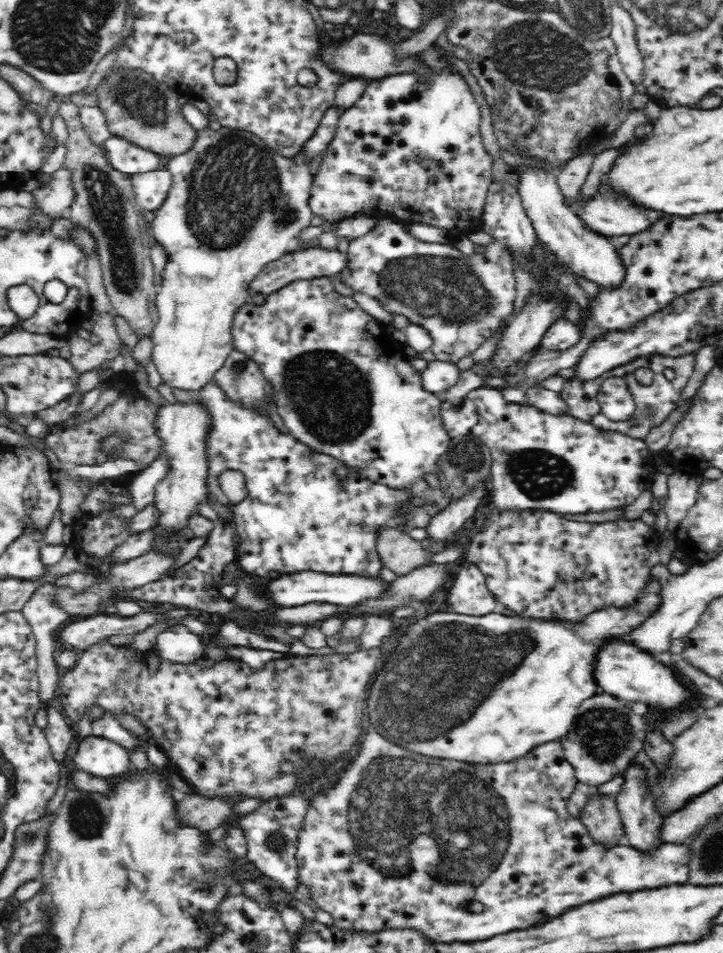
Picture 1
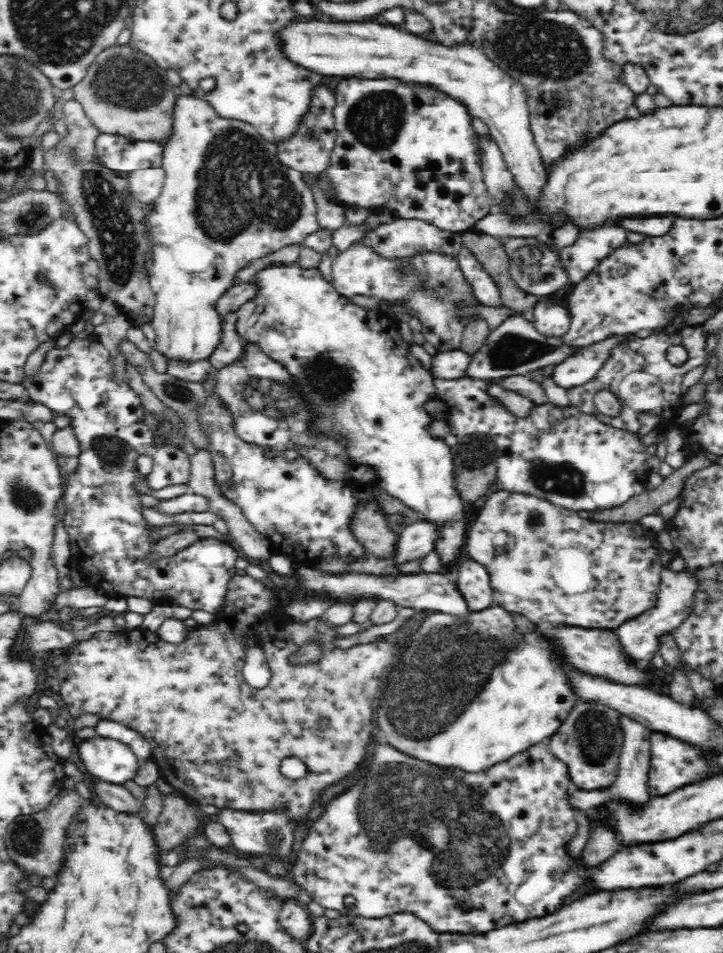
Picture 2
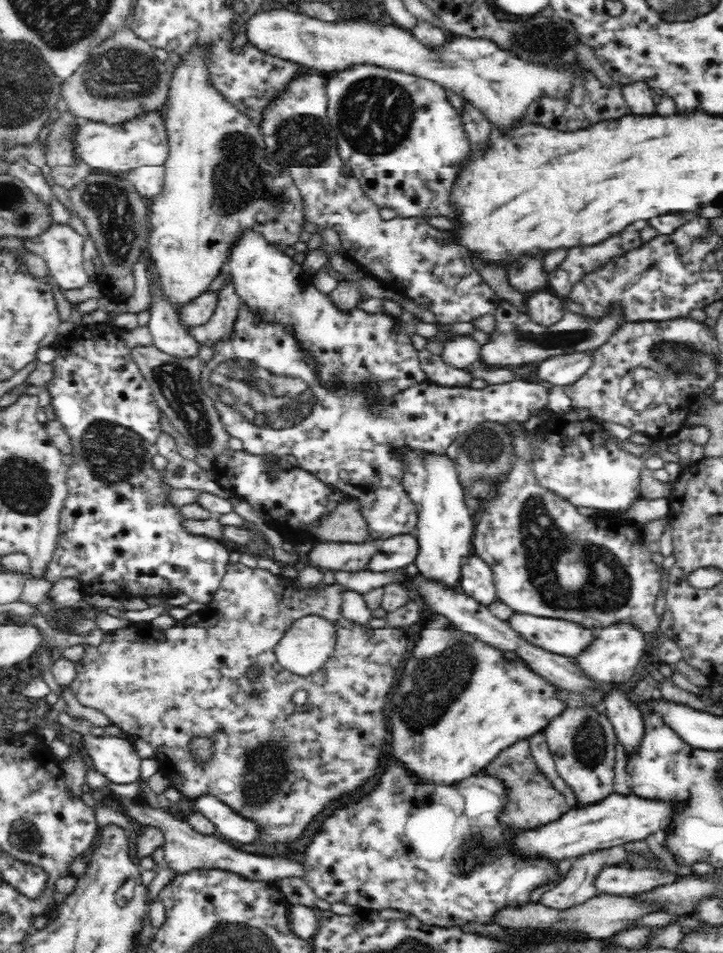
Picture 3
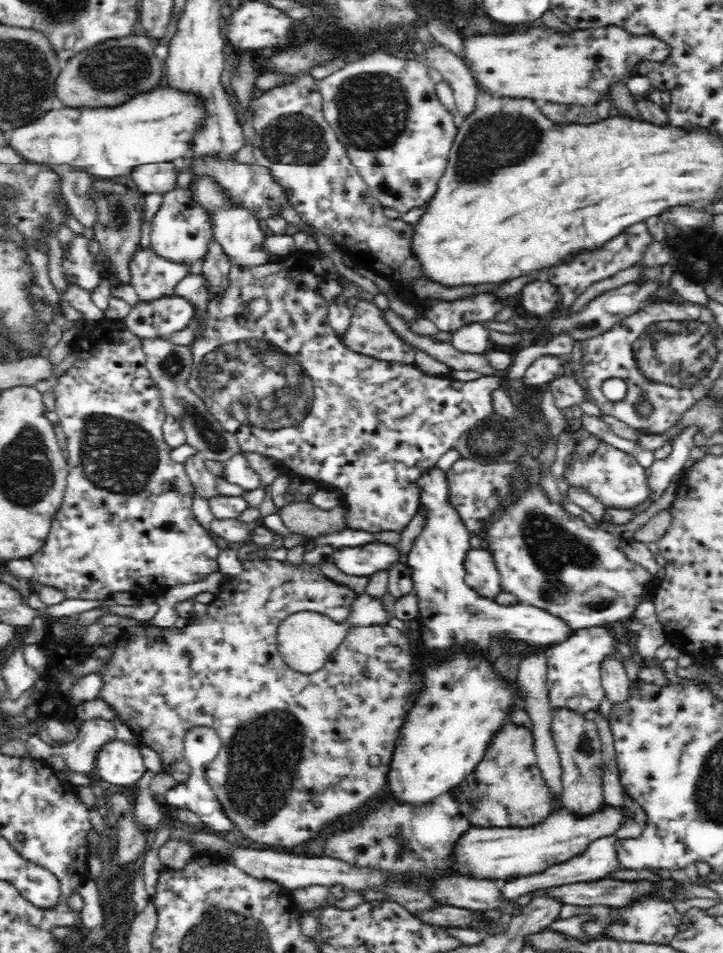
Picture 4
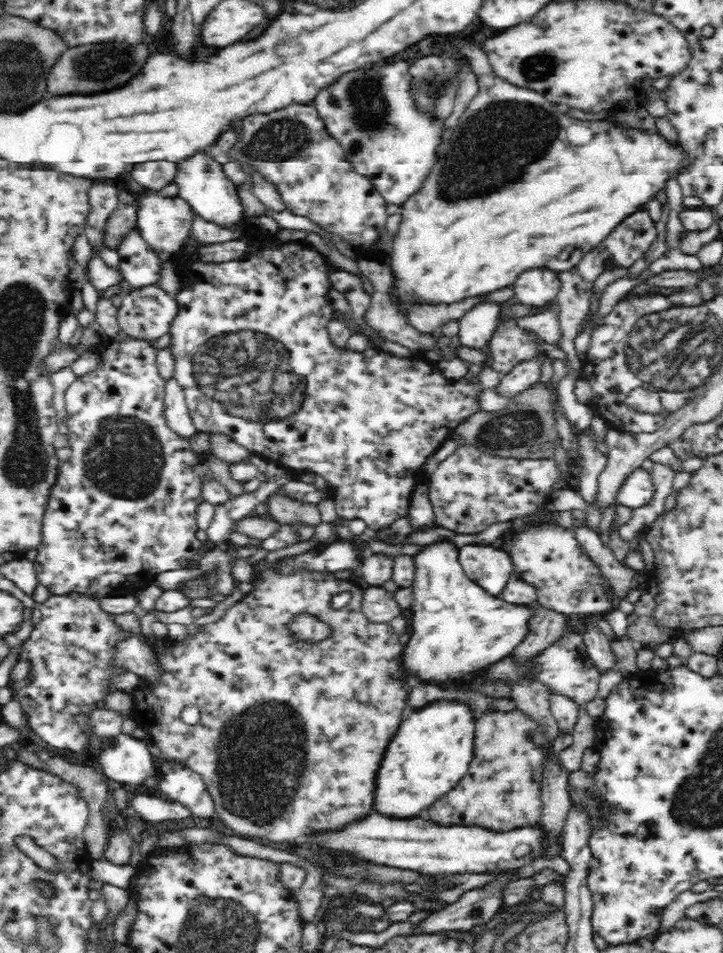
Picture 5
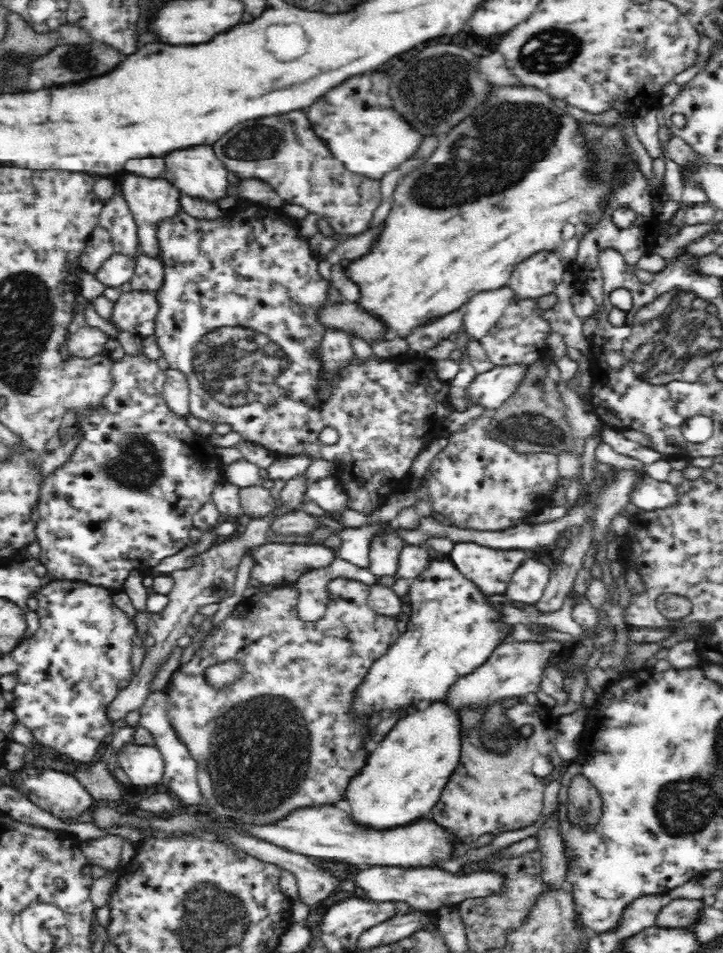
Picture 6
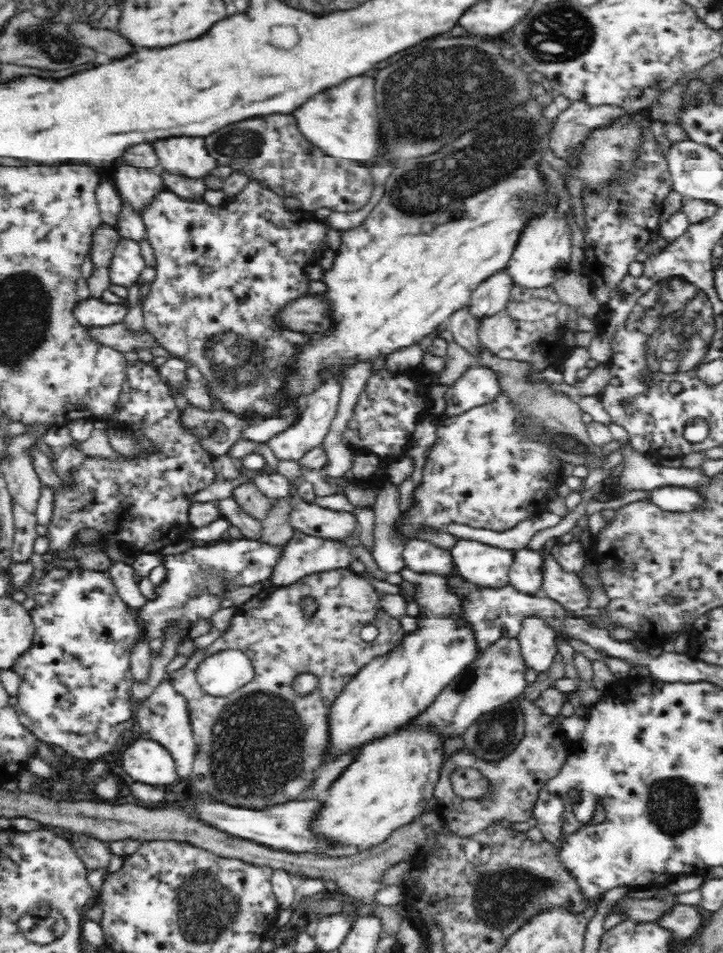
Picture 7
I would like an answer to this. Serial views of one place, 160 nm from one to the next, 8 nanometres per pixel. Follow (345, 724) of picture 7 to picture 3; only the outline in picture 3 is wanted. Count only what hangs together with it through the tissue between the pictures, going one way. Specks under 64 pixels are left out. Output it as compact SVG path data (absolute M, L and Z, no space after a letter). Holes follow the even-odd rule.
M408 452L406 459L407 475L403 485L414 501L419 516L414 532L418 552L413 564L424 579L442 585L448 591L460 592L461 569L473 552L475 521L464 504L459 473L454 468L454 461L446 454L433 457ZM514 612L509 616L510 628L525 640L557 655L578 654L594 638L593 630L552 617Z

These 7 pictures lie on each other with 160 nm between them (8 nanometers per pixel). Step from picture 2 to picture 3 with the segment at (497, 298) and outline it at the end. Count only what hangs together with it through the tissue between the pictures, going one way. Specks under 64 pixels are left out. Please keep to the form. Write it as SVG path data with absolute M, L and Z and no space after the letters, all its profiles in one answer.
M503 300L496 312L496 328L490 334L488 343L482 346L480 361L496 367L511 368L532 363L540 364L550 356L591 351L603 345L624 322L624 305L610 305L599 317L586 313L574 313L566 310L564 316L550 326L544 326L532 320L527 313L520 312L514 305Z

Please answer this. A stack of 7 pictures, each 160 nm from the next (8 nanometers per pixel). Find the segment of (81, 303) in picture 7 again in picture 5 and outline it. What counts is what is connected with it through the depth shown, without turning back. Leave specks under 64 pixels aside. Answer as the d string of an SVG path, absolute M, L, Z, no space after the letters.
M152 284L124 293L117 310L120 330L128 336L151 342L168 332L177 304L172 295Z

